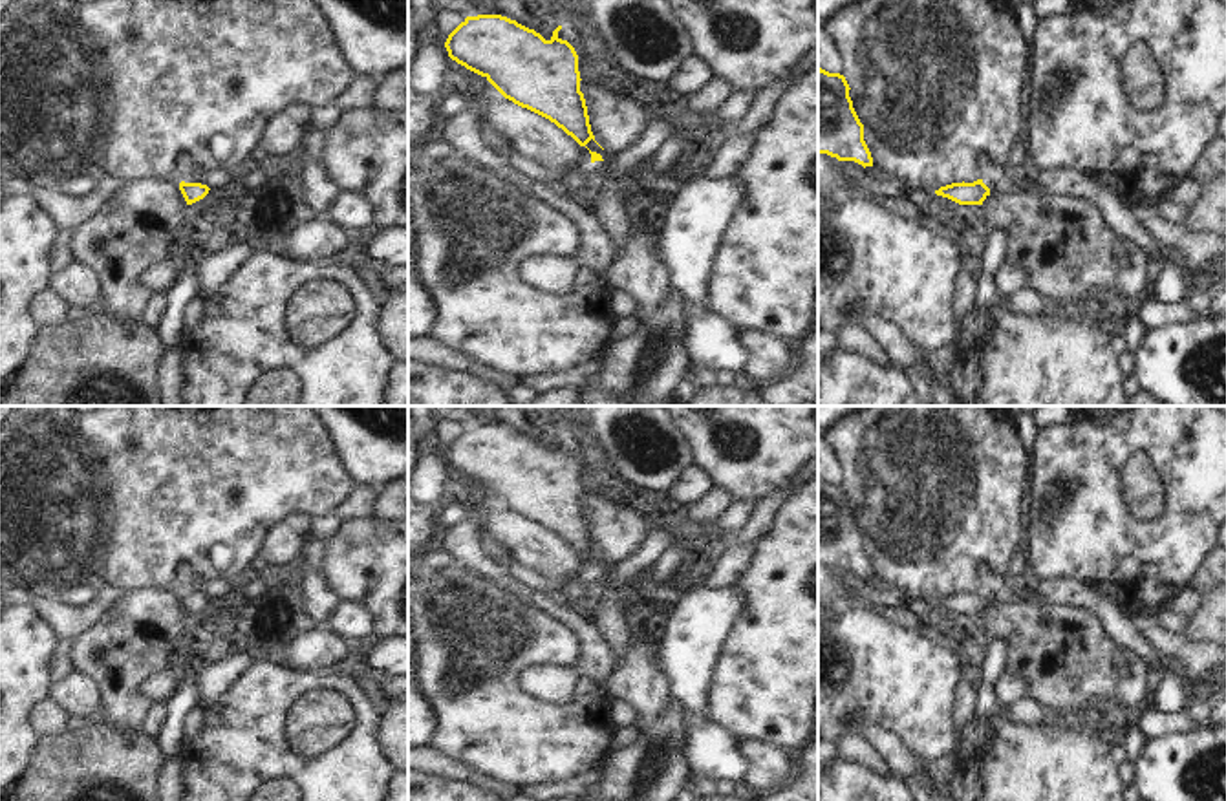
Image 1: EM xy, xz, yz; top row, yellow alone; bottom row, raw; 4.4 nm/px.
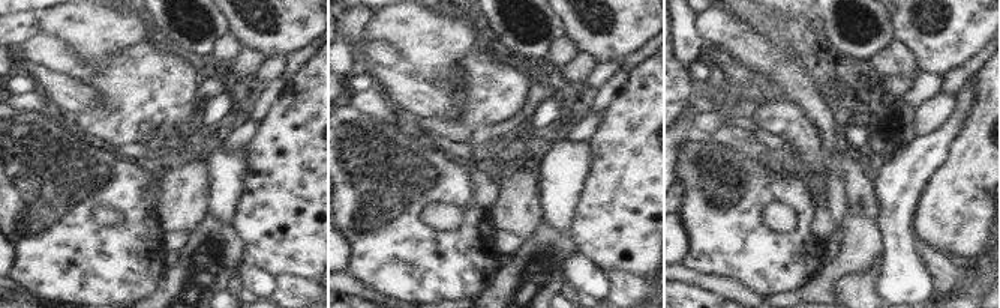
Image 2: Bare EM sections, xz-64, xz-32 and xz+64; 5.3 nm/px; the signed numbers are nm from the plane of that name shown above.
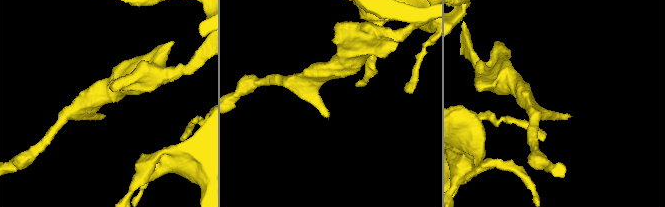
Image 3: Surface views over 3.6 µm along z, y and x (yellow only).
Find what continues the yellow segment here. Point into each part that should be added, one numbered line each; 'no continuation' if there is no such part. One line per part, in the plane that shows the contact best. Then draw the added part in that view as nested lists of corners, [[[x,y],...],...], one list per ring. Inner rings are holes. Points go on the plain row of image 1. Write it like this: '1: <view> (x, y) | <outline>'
1: xz (608, 619) | [[[593,549],[586,554],[591,561],[602,565],[600,571],[595,571],[598,589],[598,607],[591,616],[600,636],[608,642],[608,647],[613,657],[613,666],[620,668],[624,657],[629,651],[631,631],[624,622],[624,600],[620,596],[620,583],[613,580],[609,574],[613,571],[613,563],[602,560]]]

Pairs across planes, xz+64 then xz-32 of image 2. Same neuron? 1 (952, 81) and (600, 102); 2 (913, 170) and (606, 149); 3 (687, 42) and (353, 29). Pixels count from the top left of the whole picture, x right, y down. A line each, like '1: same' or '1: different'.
1: same
2: different
3: different

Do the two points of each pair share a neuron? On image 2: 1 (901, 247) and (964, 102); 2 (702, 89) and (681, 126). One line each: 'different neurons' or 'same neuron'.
1: same neuron
2: same neuron

